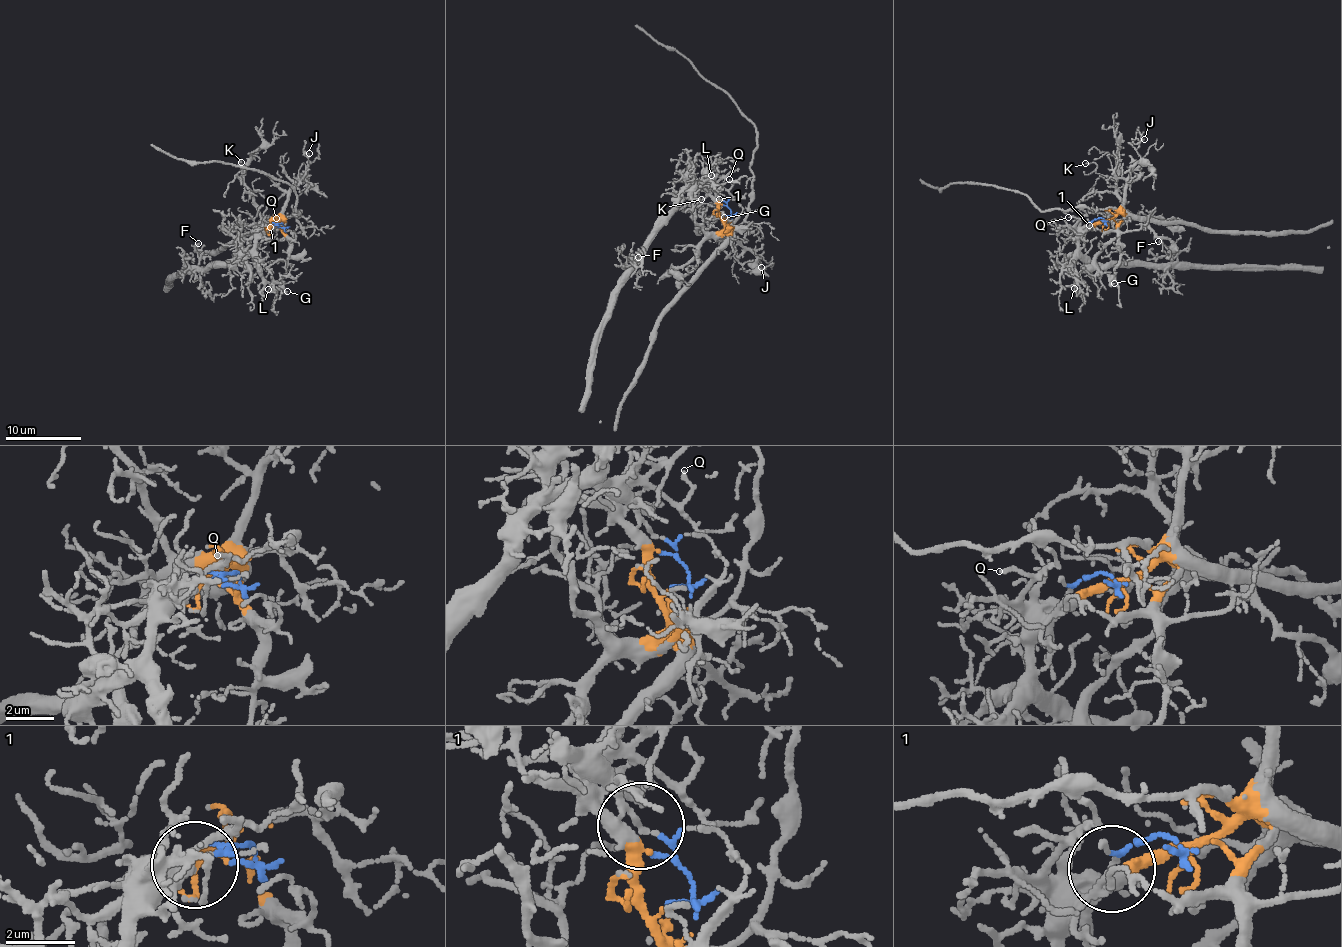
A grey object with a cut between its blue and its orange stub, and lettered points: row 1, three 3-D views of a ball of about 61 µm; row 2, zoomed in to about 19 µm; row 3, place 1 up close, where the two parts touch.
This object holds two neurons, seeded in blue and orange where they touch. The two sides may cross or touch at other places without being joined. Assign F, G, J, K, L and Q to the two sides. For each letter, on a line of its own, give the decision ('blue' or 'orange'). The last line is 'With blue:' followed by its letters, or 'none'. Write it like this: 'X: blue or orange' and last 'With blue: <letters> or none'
F: blue
G: orange
J: orange
K: orange
L: blue
Q: blue
With blue: F, L, Q

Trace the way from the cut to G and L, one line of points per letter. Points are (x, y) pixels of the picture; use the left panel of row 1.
G: (277, 227), (278, 224), (288, 242), (286, 273), (282, 286), (288, 292)
L: (277, 227), (282, 224), (273, 223), (256, 240), (255, 264), (263, 285), (260, 293), (263, 294), (269, 288)

